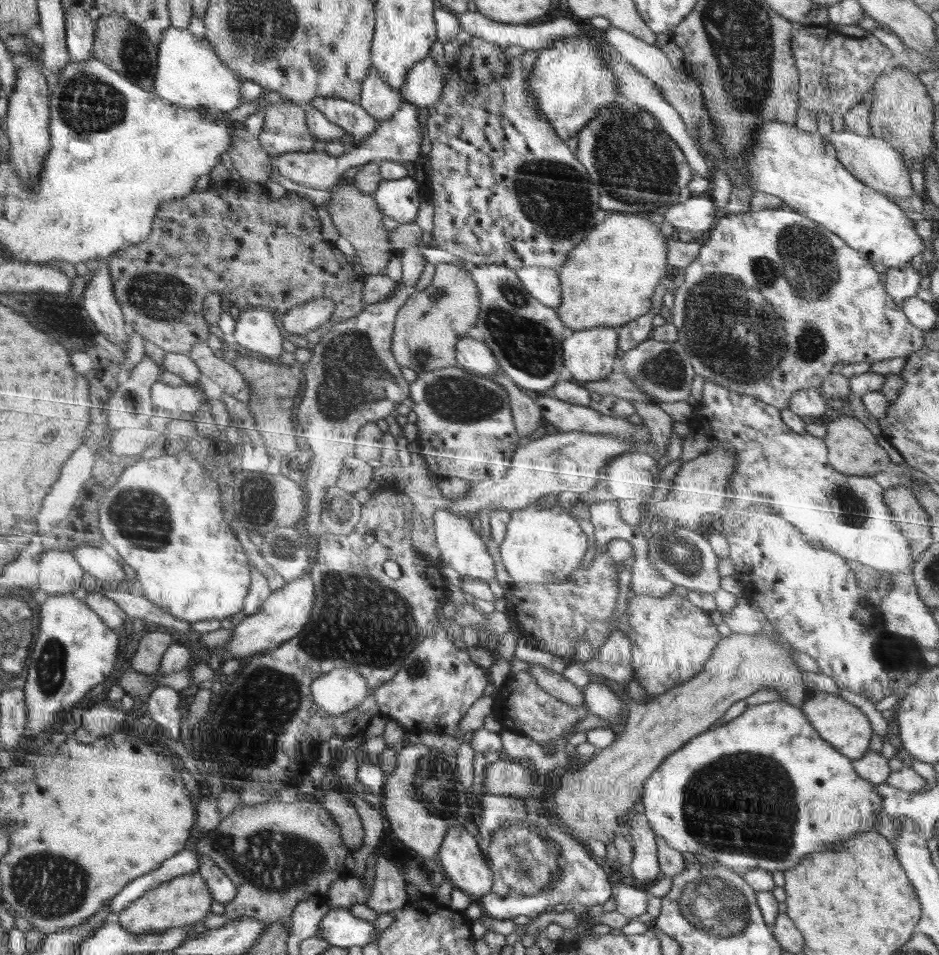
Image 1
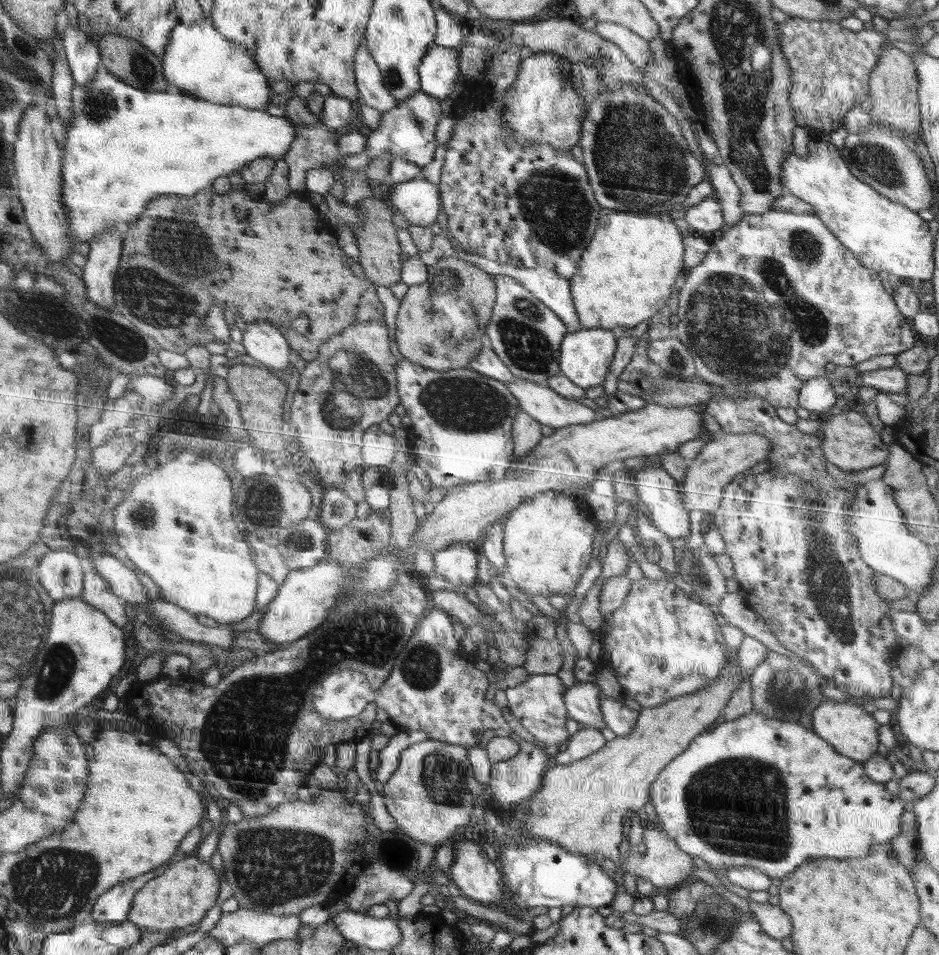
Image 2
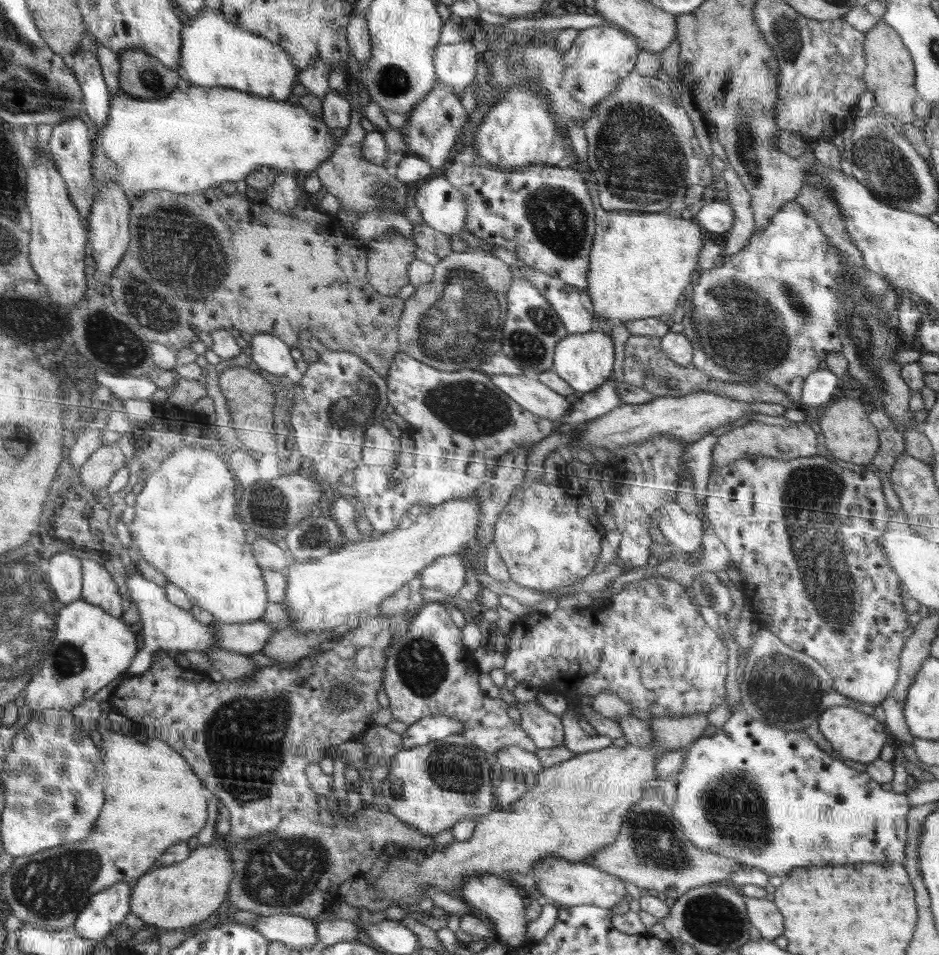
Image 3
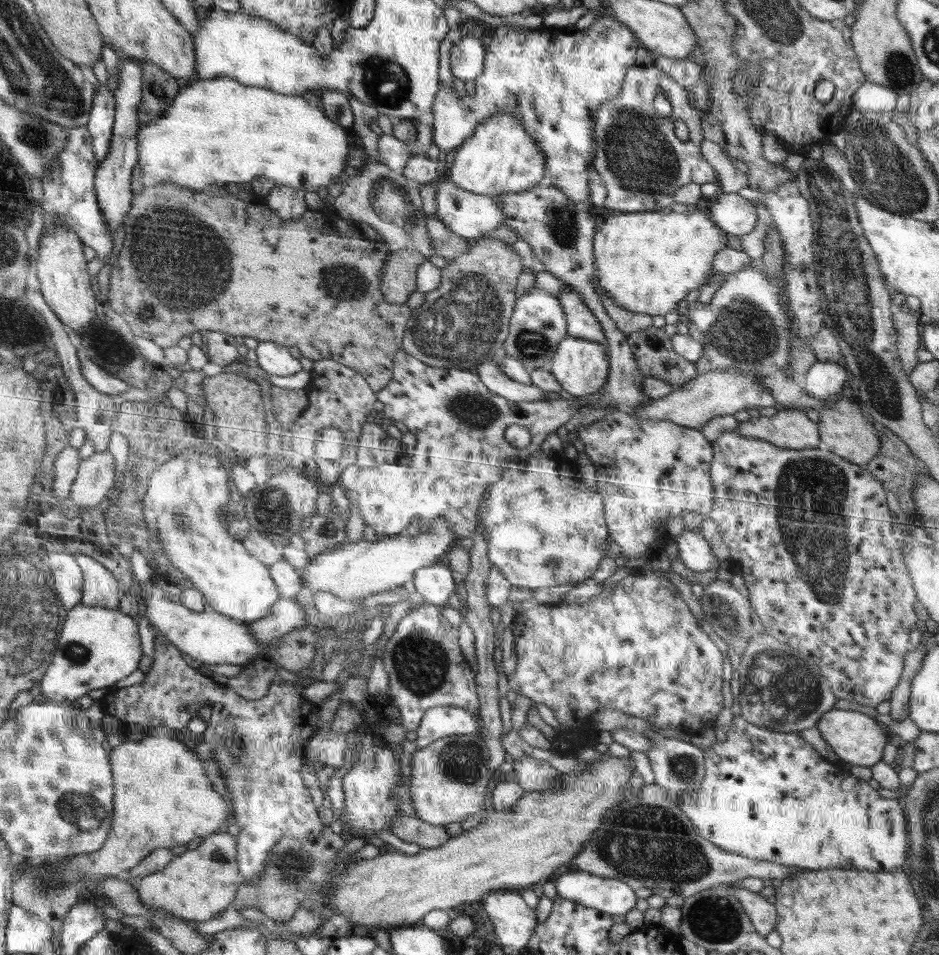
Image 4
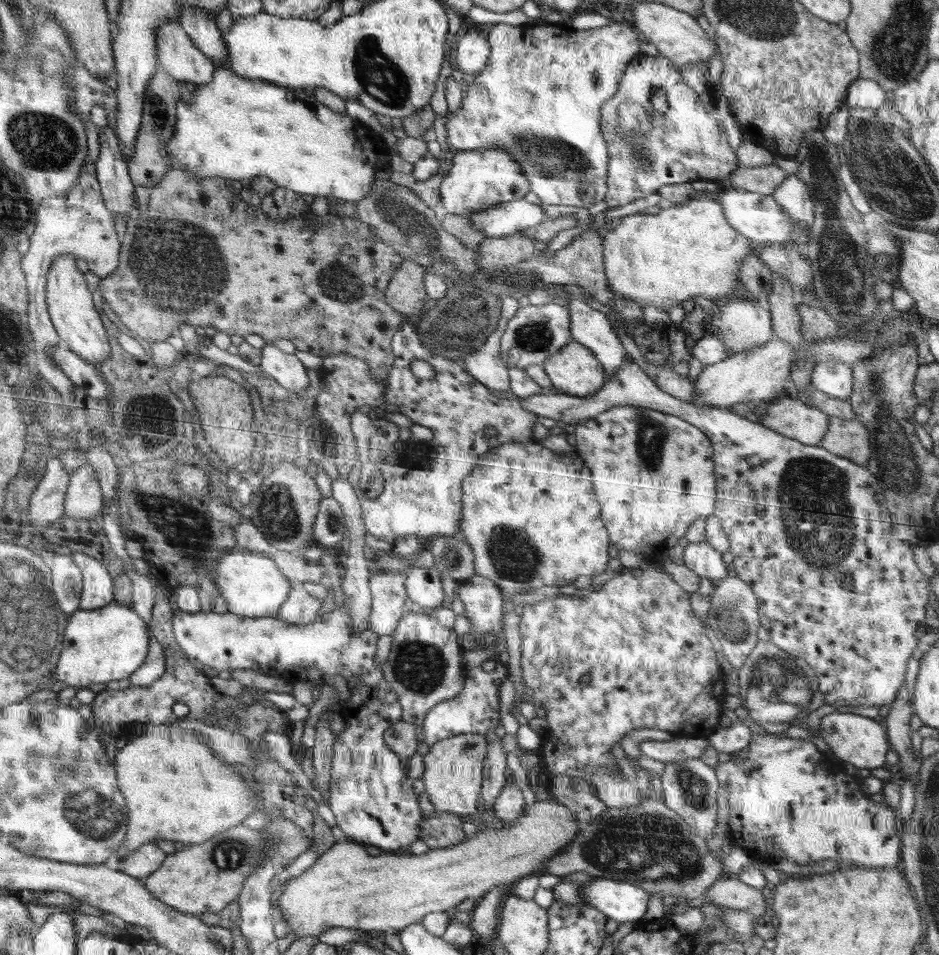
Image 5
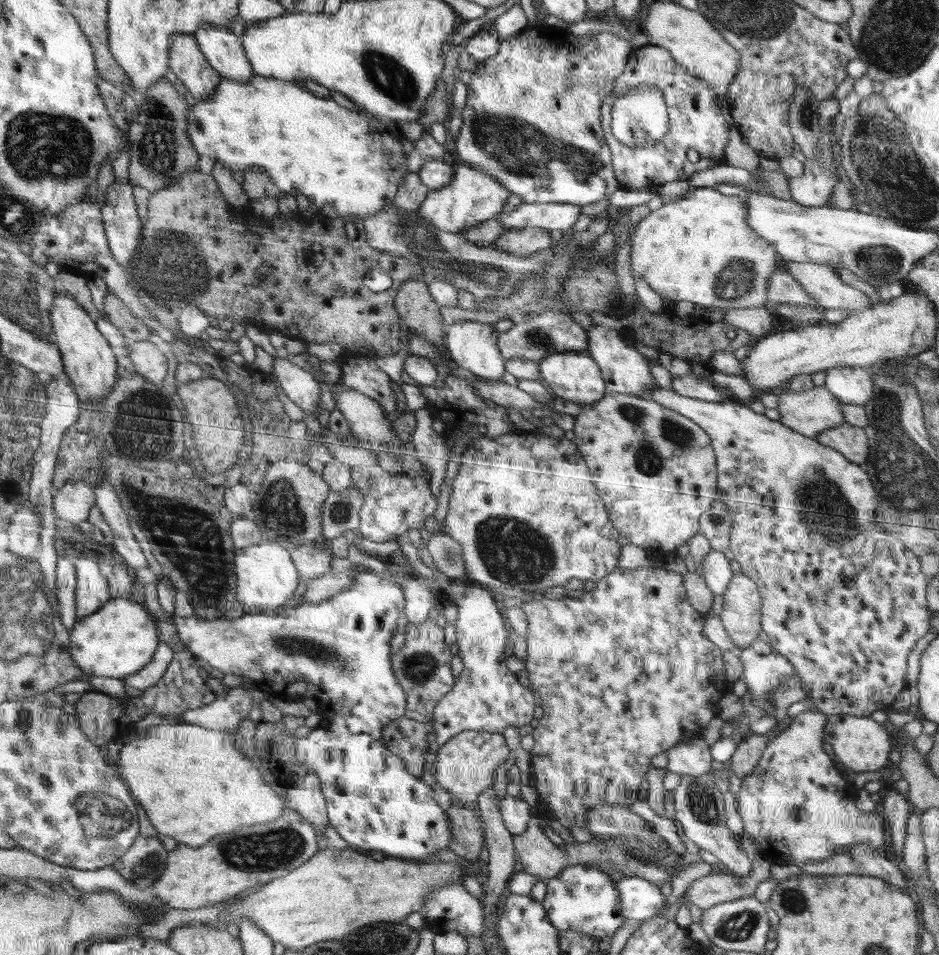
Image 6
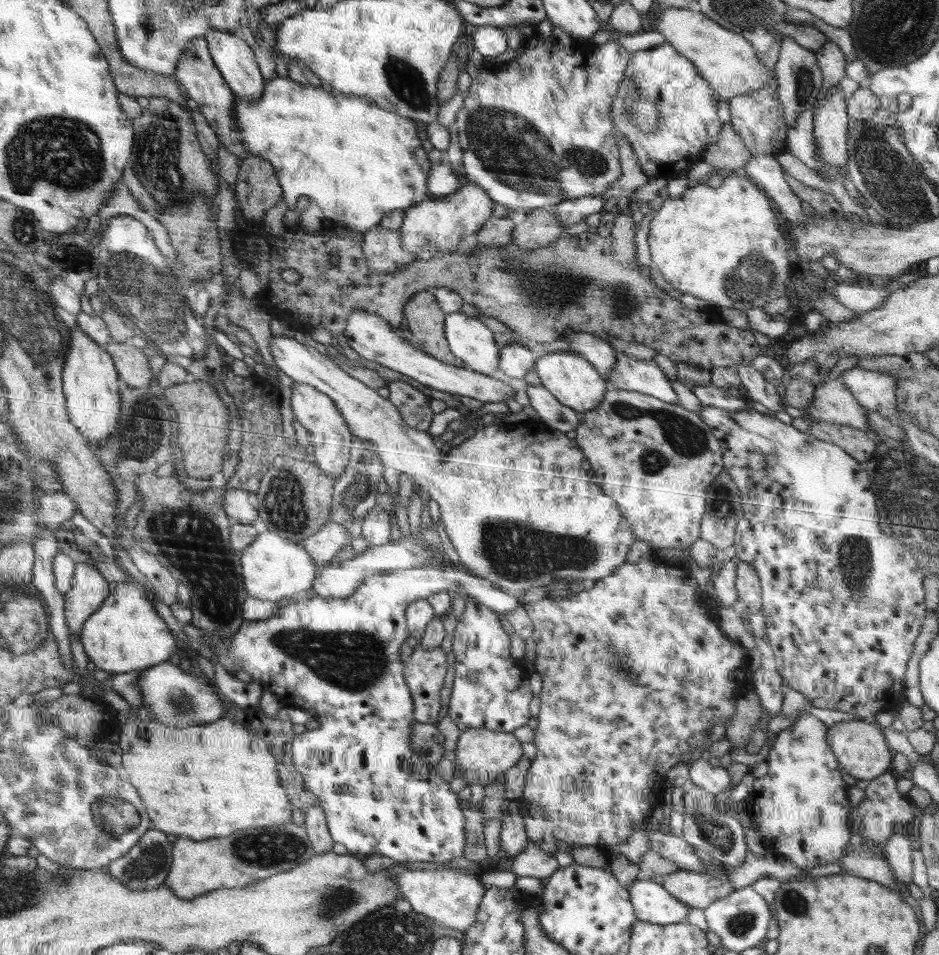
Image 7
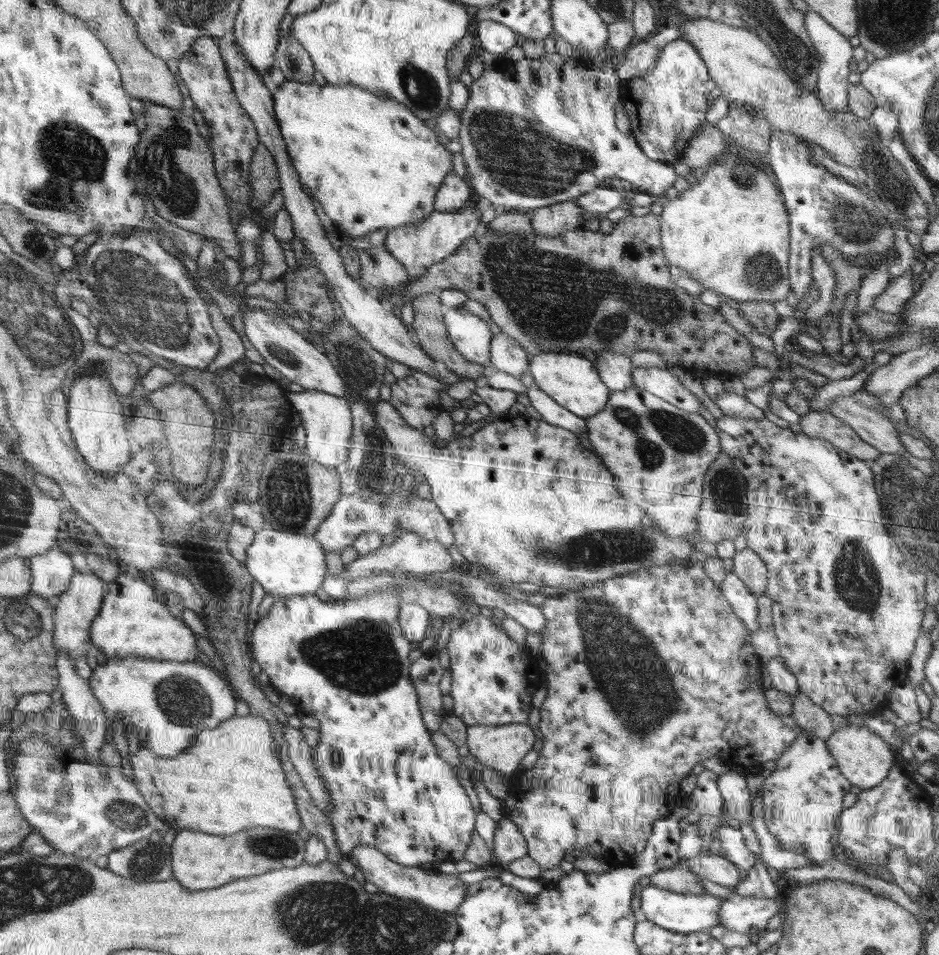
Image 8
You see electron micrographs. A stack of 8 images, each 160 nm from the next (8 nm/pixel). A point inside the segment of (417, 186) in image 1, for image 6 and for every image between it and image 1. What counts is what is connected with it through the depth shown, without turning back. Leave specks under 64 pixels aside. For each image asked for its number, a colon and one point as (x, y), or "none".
2: (418, 200)
3: (442, 207)
4: (470, 215)
5: (508, 218)
6: (551, 216)

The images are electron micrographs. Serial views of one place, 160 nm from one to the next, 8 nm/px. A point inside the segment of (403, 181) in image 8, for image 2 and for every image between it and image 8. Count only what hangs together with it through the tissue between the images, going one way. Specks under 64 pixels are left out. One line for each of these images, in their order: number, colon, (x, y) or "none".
2: (125, 146)
3: (185, 143)
4: (218, 130)
5: (232, 127)
6: (309, 145)
7: (358, 162)

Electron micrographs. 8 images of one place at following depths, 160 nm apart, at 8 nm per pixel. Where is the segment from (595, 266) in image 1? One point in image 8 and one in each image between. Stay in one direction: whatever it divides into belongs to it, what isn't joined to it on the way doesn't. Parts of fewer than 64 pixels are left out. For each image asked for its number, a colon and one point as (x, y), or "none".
2: (625, 276)
3: (640, 263)
4: (647, 262)
5: (661, 257)
6: (699, 248)
7: (724, 245)
8: (730, 232)

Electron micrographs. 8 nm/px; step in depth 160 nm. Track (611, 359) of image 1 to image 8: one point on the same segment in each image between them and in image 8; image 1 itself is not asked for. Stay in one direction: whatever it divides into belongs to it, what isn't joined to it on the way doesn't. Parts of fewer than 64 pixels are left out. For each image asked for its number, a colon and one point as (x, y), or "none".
2: (586, 355)
3: (585, 361)
4: (581, 366)
5: (575, 370)
6: (572, 375)
7: (575, 382)
8: (571, 380)

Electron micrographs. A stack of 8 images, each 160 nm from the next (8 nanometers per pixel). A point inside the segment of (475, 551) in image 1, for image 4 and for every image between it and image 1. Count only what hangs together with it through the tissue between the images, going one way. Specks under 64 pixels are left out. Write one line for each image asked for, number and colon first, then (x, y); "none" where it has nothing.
2: (457, 562)
3: (447, 574)
4: (435, 584)

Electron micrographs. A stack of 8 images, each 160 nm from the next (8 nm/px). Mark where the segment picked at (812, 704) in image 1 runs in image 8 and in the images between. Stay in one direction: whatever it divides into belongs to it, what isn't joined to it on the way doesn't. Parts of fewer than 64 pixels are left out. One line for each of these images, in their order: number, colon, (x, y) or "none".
2: (852, 731)
3: (856, 735)
4: (858, 739)
5: (860, 740)
6: (860, 743)
7: (861, 749)
8: (863, 758)

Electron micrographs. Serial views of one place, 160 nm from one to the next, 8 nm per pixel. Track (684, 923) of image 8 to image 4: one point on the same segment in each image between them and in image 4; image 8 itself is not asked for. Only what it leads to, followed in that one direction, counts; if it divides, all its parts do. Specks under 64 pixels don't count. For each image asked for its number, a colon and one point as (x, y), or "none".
4: (612, 896)
5: (622, 901)
6: (640, 899)
7: (652, 903)

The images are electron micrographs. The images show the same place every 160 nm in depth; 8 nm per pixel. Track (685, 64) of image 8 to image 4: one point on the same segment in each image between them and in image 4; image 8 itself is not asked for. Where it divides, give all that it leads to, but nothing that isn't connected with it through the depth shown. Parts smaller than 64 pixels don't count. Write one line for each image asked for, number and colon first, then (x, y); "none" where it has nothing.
4: (637, 154)
5: (685, 143)
6: (698, 134)
7: (687, 106)

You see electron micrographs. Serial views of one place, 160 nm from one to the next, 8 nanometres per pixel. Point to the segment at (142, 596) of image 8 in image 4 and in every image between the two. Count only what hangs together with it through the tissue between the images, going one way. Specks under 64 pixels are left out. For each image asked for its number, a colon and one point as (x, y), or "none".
4: (98, 646)
5: (110, 643)
6: (120, 638)
7: (125, 634)

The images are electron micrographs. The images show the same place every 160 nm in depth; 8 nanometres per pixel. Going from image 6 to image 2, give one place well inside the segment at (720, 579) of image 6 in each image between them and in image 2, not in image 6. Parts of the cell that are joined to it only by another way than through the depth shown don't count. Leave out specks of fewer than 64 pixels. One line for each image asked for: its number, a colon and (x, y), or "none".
2: (658, 492)
3: (682, 529)
4: (694, 551)
5: (703, 559)

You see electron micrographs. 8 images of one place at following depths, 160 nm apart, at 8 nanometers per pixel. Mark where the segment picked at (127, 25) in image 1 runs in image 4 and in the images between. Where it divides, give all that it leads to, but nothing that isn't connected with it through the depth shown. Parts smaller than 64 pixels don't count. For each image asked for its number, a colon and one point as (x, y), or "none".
2: (134, 63)
3: (141, 75)
4: (159, 87)

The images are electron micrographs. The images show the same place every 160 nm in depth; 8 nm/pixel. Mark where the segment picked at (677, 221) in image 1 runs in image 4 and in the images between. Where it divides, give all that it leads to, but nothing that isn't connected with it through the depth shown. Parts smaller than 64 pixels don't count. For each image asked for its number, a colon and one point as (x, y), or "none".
2: (704, 218)
3: (716, 216)
4: (734, 214)

